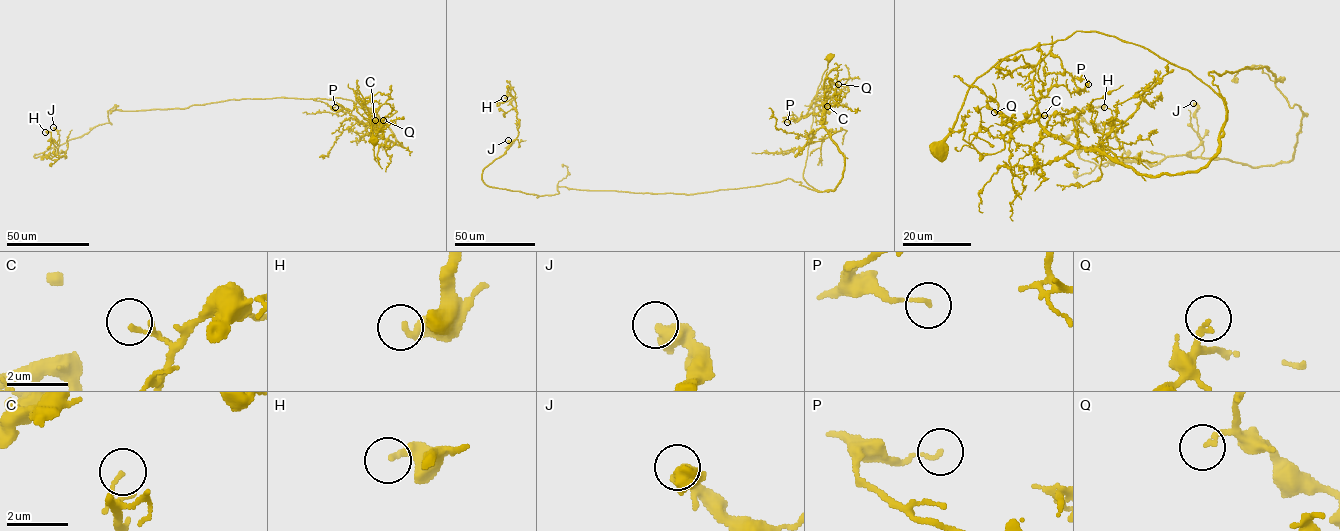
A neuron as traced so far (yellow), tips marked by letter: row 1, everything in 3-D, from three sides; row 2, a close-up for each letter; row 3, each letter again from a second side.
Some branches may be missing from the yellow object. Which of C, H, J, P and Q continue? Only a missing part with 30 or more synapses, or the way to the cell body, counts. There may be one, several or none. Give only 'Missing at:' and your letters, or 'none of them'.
Missing at: none of them

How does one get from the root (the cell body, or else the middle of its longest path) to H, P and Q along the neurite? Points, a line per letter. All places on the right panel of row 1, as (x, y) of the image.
H: (938, 151), (1077, 31), (1303, 116), (1286, 162), (1149, 165), (1104, 107)
P: (938, 151), (1001, 60), (1092, 31), (1209, 85), (1218, 151), (1137, 175), (1026, 119), (1053, 86), (1088, 84)
Q: (938, 151), (978, 77), (1077, 31), (1189, 70), (1226, 117), (1204, 166), (1144, 176), (994, 112)

